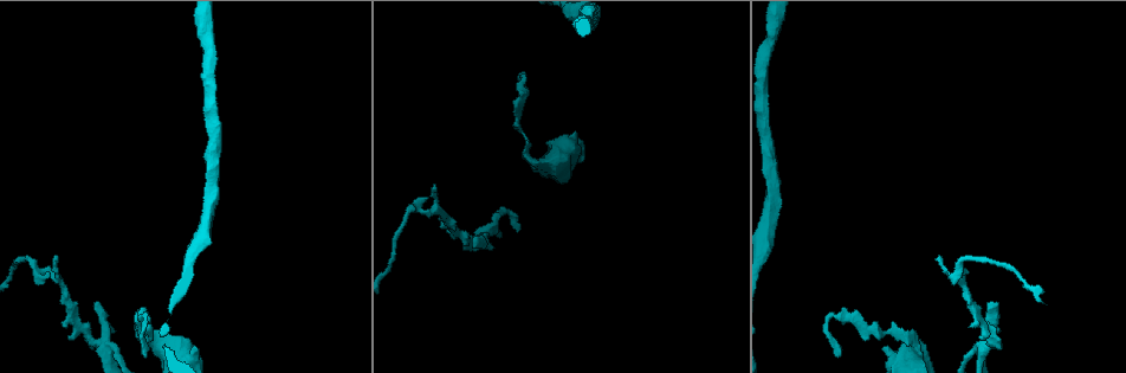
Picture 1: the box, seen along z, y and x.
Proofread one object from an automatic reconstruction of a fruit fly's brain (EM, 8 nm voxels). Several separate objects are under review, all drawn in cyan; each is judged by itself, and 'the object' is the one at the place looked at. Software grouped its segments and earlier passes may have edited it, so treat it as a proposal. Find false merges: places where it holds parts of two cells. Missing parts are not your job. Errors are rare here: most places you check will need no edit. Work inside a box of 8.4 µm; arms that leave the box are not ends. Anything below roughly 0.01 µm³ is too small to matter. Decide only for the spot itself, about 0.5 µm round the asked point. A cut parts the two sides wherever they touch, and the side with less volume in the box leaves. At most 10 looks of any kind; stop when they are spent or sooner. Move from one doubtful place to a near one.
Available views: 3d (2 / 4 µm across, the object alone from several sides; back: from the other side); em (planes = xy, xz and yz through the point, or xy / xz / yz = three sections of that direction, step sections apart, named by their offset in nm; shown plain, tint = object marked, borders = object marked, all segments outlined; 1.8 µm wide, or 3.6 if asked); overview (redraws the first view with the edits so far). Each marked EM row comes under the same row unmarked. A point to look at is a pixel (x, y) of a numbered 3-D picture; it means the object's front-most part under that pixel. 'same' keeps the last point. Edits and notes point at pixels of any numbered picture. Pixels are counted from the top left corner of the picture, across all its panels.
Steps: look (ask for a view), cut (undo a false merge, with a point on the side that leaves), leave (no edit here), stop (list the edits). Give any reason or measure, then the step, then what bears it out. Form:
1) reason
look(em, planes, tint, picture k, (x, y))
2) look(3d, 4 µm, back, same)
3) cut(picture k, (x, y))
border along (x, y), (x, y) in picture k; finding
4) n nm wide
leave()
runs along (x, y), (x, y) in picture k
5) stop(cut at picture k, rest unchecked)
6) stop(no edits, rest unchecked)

sharp bend
look(em, xy, step 8, tint, picture 1, (836, 314))

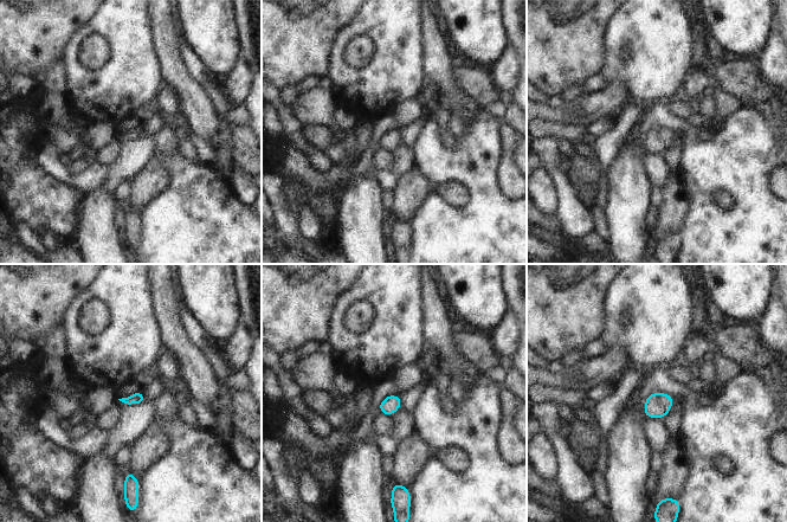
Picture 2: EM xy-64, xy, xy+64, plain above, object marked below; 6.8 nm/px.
look(em, planes, tint, same)

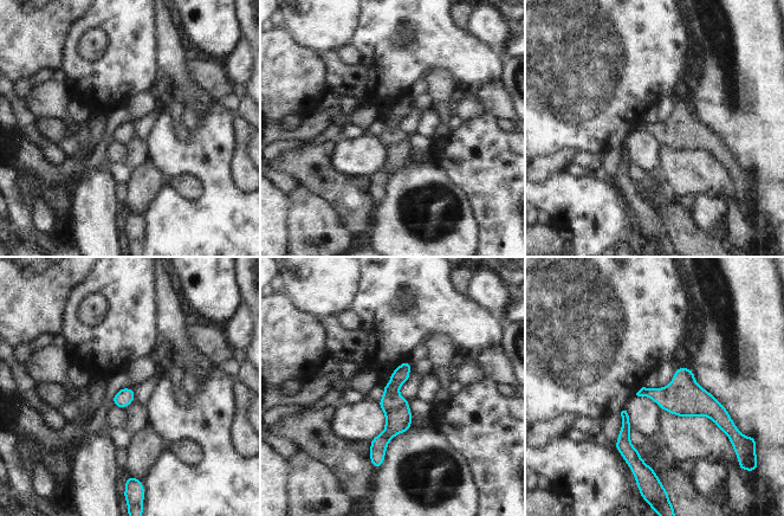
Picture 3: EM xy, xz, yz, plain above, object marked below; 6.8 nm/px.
leave()
all the same cell

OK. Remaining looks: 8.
sharp bend
look(em, planes, tint, picture 1, (985, 346))

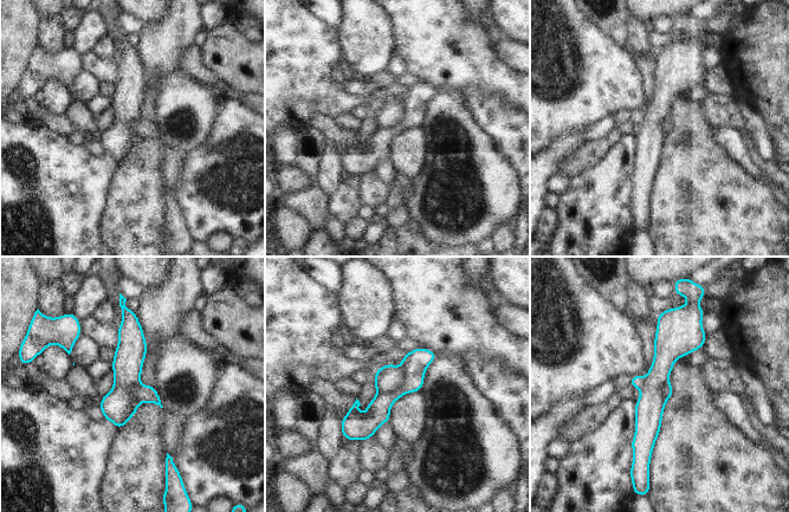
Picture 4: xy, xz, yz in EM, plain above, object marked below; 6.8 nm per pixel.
cut(picture 4, (389, 377))
border along (403, 370), (398, 388), (377, 393) in picture 4; two cells meet here

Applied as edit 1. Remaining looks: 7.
abrupt turn
look(3d, 2 µm, picture 1, (30, 256))

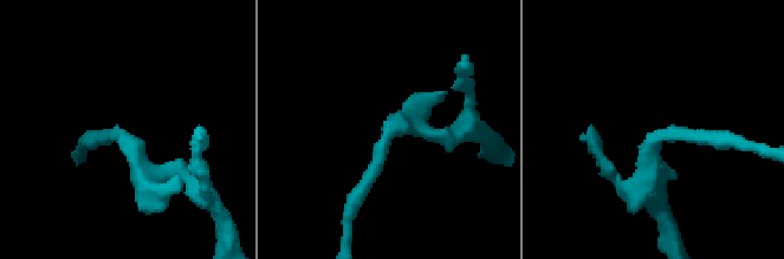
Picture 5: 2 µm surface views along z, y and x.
need the tissue
look(em, planes, tint, picture 5, (660, 133))

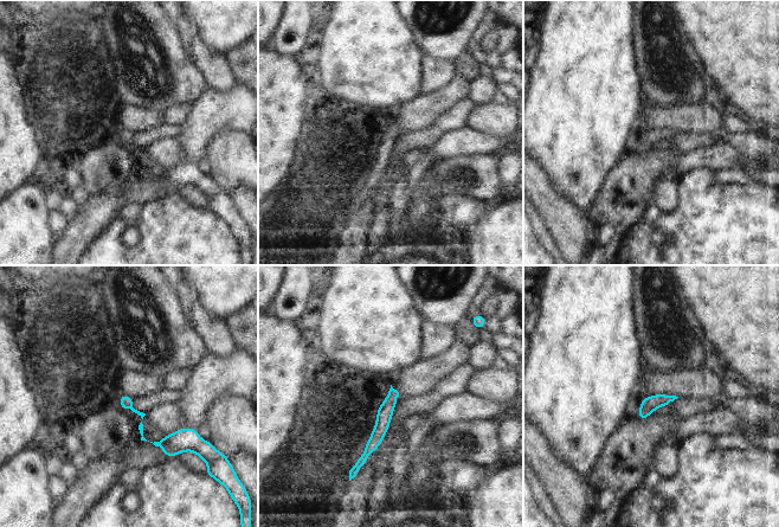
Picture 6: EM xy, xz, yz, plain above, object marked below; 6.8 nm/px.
leave()
runs along (393, 392), (381, 428), (361, 462) in picture 6; one cell here

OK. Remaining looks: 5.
calibre changes
look(3d, 4 µm, picture 1, (916, 356))

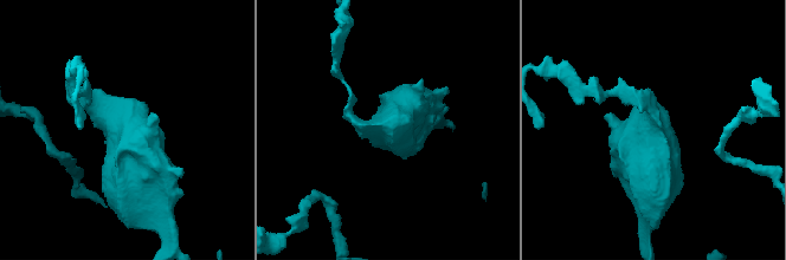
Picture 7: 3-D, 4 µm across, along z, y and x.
look(em, 3.6 µm, yz, step 8, tint, picture 7, (123, 130))

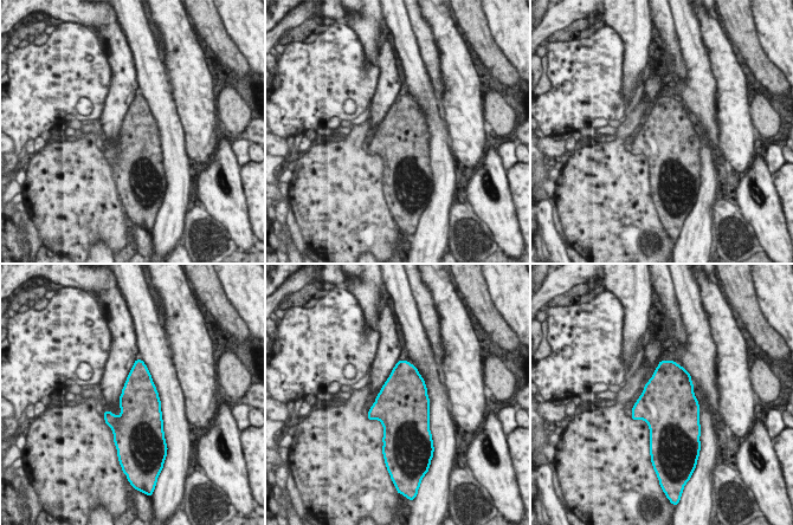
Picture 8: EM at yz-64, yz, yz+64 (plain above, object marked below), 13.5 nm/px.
another direction
look(em, 3.6 µm, planes, tint, same)

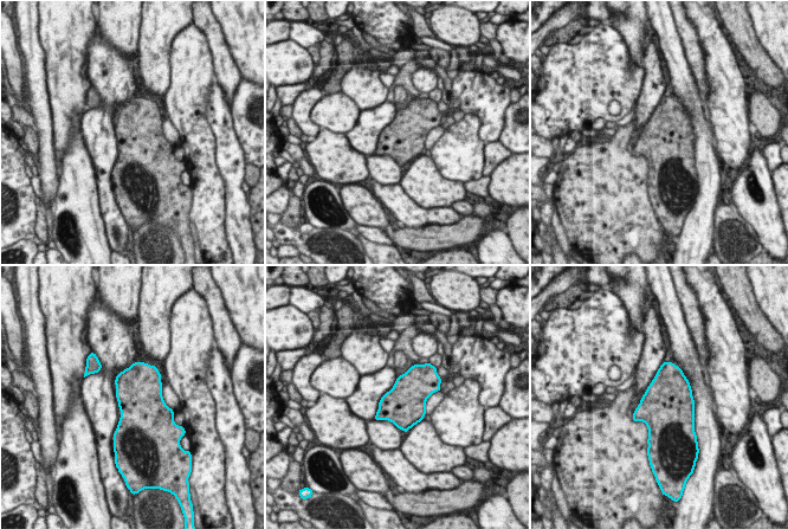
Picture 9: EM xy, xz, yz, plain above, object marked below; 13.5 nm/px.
leave()
continuous, no second cell

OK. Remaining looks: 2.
stop(cut at picture 4, rest unchecked)

